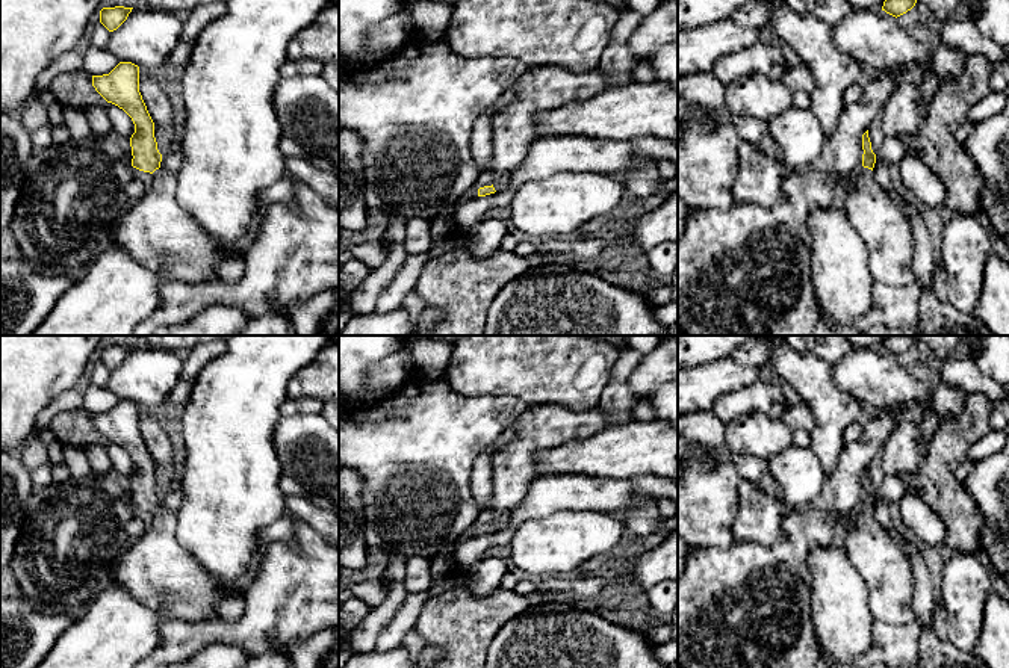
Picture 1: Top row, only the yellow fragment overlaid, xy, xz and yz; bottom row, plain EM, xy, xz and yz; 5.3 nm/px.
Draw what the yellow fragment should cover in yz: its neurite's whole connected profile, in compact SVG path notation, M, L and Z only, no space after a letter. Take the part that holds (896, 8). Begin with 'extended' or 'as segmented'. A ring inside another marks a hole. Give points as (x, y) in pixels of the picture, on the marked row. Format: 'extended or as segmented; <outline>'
as segmented; M885 0L882 11L893 17L900 17L915 6L917 0Z

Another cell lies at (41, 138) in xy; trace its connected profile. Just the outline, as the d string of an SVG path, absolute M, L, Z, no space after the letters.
M45 125L33 130L30 135L30 141L33 148L51 148L53 147L51 127Z

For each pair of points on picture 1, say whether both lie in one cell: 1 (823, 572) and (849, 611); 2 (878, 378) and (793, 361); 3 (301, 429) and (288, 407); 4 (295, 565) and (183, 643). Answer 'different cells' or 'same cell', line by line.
1: same cell
2: different cells
3: different cells
4: same cell

